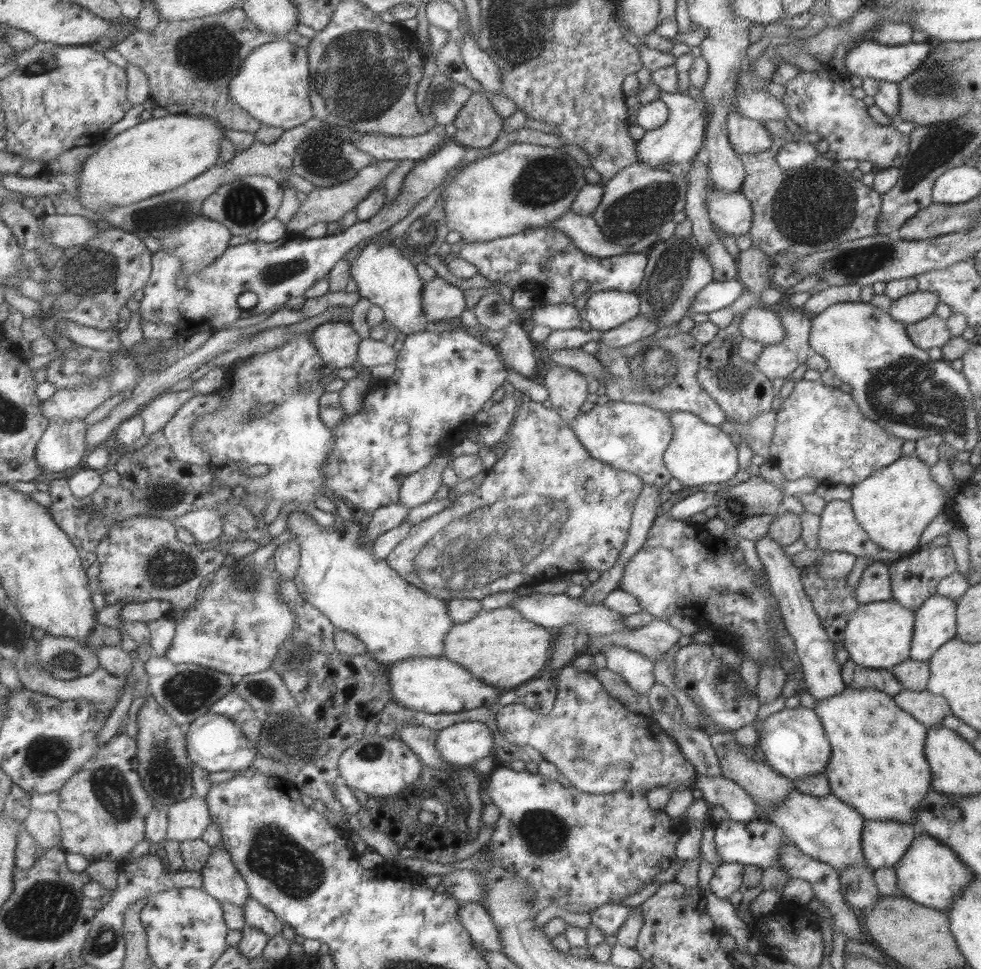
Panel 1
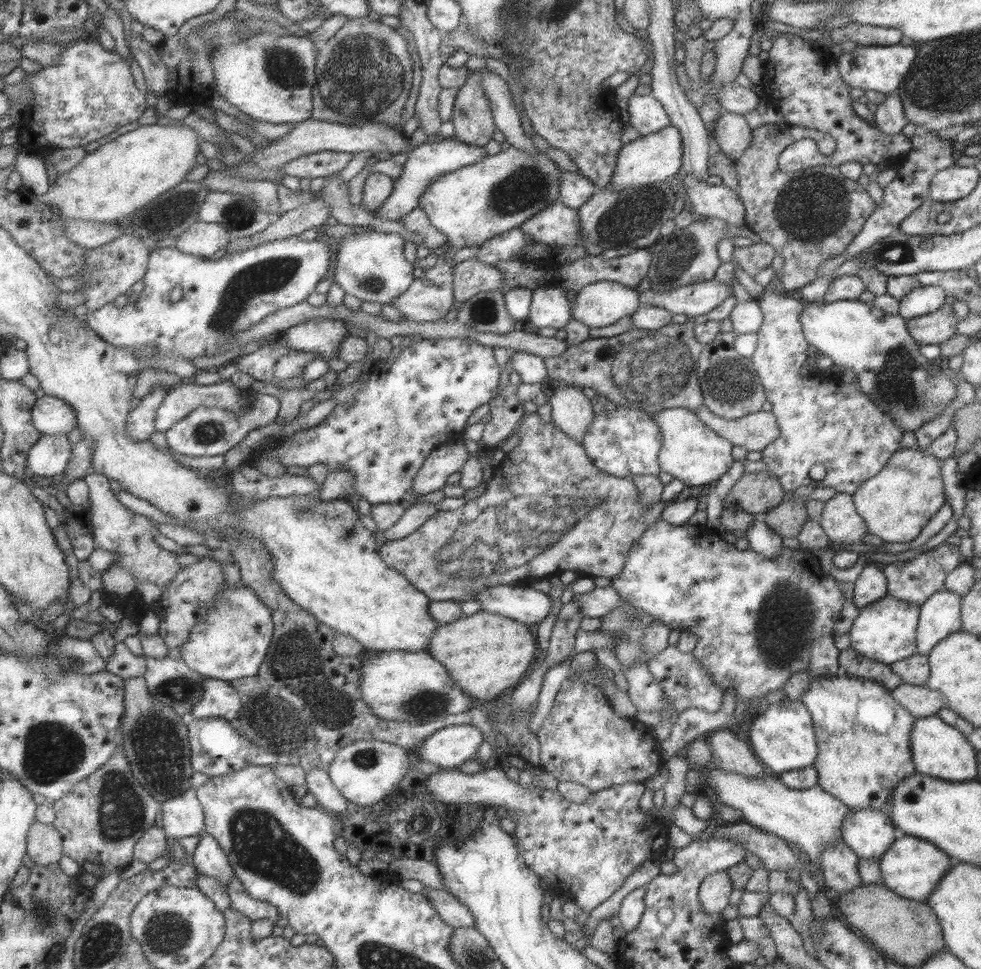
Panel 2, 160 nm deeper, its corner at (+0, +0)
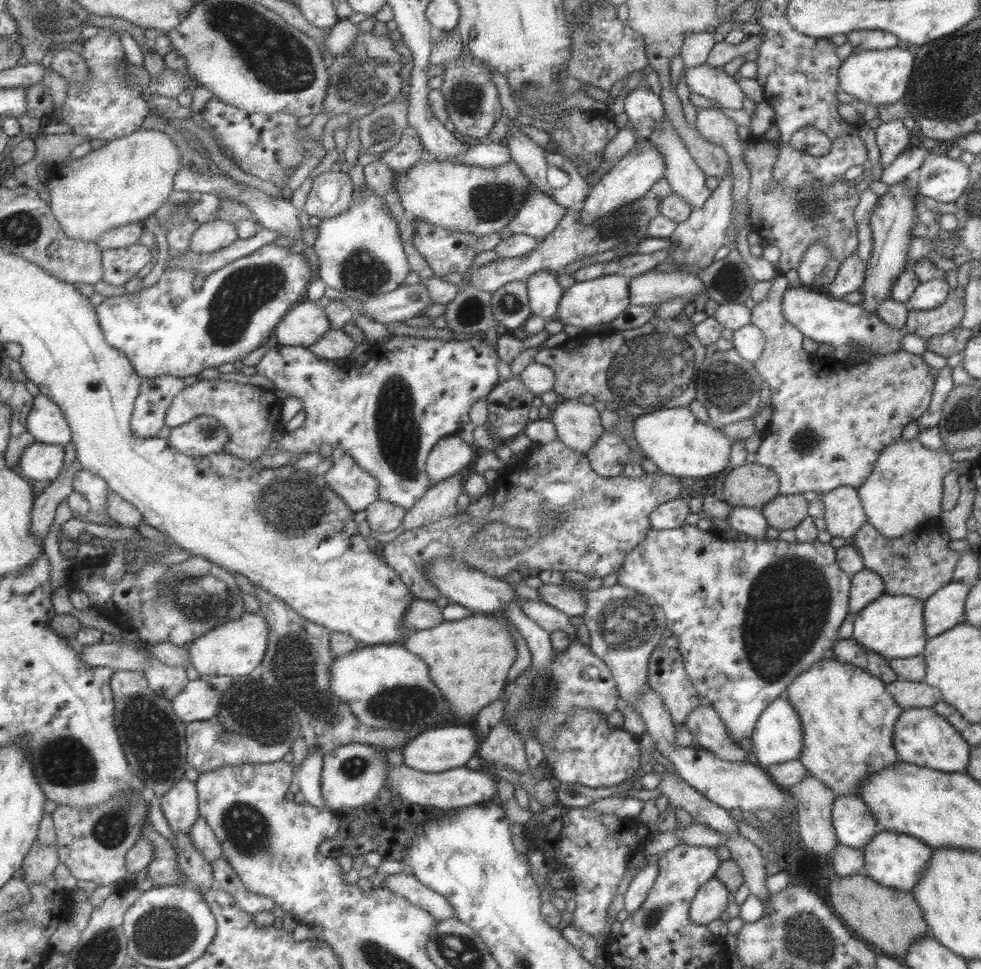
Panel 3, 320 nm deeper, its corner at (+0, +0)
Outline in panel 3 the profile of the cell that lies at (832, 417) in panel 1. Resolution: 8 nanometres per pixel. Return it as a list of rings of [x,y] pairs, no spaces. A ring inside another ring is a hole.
[[[777,272],[777,274],[769,280],[771,282],[771,288],[769,289],[767,296],[763,301],[759,301],[750,310],[750,322],[755,328],[761,330],[761,334],[765,337],[765,346],[761,351],[761,356],[753,363],[756,371],[762,376],[762,379],[768,384],[769,396],[770,396],[770,408],[772,409],[772,415],[770,416],[770,423],[764,432],[764,435],[759,443],[758,449],[754,452],[755,463],[769,467],[779,479],[779,495],[802,495],[803,492],[813,491],[821,495],[822,493],[829,492],[833,488],[840,486],[848,486],[857,488],[865,482],[865,479],[869,476],[869,473],[873,470],[873,463],[877,460],[877,455],[881,452],[882,448],[885,448],[888,444],[896,441],[900,438],[903,427],[909,422],[916,421],[926,410],[930,403],[930,396],[932,395],[934,378],[928,374],[927,365],[922,361],[919,355],[915,355],[899,349],[897,352],[889,353],[883,356],[871,357],[866,361],[851,361],[847,363],[834,363],[829,359],[829,362],[821,363],[821,366],[817,365],[815,359],[809,359],[809,354],[803,351],[801,347],[801,340],[803,336],[797,328],[789,324],[781,314],[781,295],[785,292],[785,289],[789,287],[789,282],[783,274]]]

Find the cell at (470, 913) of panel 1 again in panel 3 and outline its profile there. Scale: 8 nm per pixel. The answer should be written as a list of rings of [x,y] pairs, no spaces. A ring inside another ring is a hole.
[[[403,872],[385,875],[382,886],[393,894],[402,896],[413,906],[422,908],[435,920],[454,917],[454,912],[445,897],[423,886],[413,875]]]

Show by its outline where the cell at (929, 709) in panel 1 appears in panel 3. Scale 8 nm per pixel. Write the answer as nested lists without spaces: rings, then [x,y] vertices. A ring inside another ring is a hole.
[[[895,679],[885,683],[885,690],[893,697],[893,700],[904,708],[931,708],[936,702],[942,700],[938,688],[933,688],[923,681],[913,682]]]

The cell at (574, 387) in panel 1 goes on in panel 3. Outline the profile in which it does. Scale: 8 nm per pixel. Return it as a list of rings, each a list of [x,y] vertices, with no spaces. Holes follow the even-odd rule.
[[[563,399],[549,417],[553,421],[556,438],[577,454],[586,455],[604,431],[593,405],[585,405],[577,399]]]

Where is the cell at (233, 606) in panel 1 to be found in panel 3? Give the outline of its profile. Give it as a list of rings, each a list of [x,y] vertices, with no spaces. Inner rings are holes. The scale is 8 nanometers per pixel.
[[[246,612],[239,620],[221,624],[200,636],[190,647],[191,662],[202,677],[249,676],[261,668],[268,651],[271,629],[261,612]]]

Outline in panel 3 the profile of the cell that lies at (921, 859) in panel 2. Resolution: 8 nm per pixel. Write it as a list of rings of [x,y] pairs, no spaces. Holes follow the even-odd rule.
[[[889,831],[876,832],[861,849],[864,856],[863,874],[881,886],[906,891],[910,891],[917,882],[933,850],[932,847],[921,842],[921,839]]]

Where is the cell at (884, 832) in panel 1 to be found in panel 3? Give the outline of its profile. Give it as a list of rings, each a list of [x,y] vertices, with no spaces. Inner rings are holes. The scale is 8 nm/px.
[[[836,796],[831,818],[836,839],[845,846],[861,849],[876,833],[876,820],[856,796]]]

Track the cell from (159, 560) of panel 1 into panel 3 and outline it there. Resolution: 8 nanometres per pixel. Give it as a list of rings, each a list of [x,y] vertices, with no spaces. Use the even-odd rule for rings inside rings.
[[[81,469],[77,474],[74,478],[74,490],[84,494],[92,504],[91,513],[107,515],[107,494],[111,491],[109,483],[87,469]]]

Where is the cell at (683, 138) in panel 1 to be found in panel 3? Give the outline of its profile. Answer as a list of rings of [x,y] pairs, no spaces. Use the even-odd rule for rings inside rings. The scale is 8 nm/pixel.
[[[644,139],[639,145],[634,145],[595,185],[591,186],[590,193],[579,207],[578,218],[580,218],[580,222],[589,224],[592,220],[621,208],[621,205],[629,204],[645,196],[645,194],[649,194],[651,186],[663,178],[664,170],[665,165],[662,156],[652,146],[650,140]]]

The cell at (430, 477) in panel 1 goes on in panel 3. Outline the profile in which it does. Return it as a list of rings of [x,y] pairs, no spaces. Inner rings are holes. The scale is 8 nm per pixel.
[[[459,434],[440,438],[429,451],[425,472],[431,484],[453,476],[473,458],[473,445],[466,444]]]

